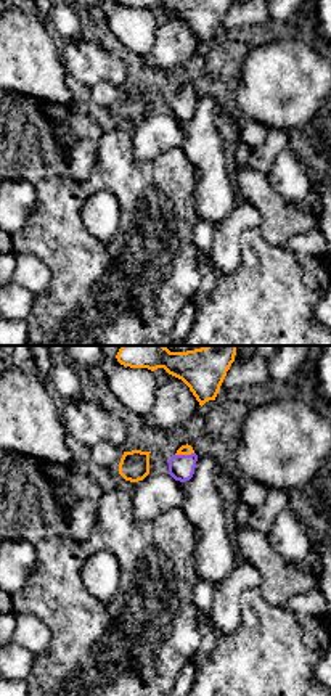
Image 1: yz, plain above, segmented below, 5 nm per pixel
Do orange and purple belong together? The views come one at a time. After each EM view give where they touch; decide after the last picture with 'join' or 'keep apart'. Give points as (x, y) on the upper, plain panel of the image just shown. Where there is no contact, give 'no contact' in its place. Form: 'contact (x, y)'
contact (183, 94)

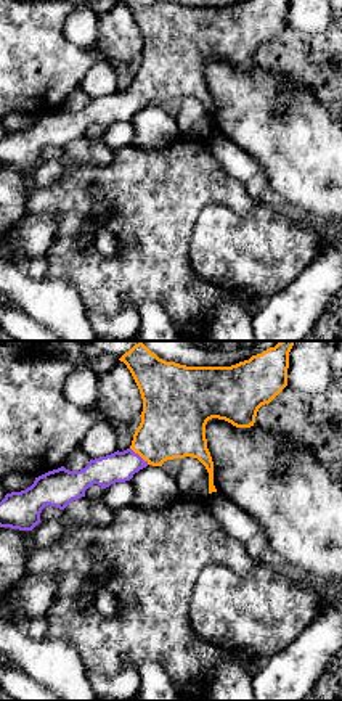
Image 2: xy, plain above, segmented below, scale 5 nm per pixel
contact (140, 95)

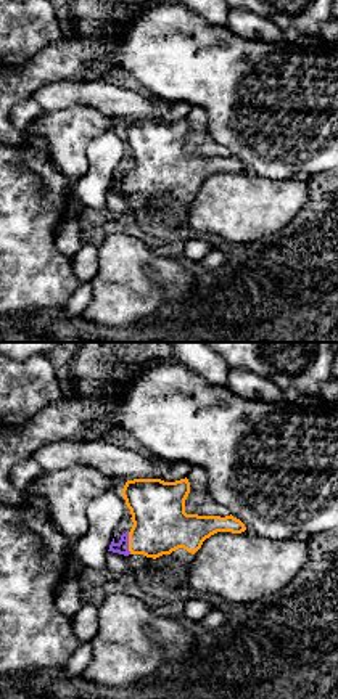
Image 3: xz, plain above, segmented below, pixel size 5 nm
contact (129, 183)

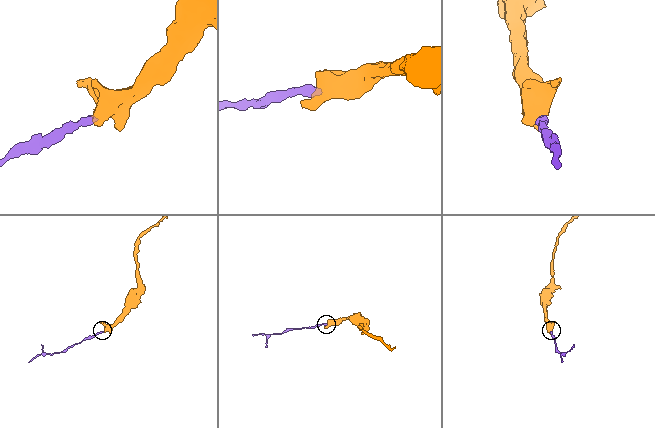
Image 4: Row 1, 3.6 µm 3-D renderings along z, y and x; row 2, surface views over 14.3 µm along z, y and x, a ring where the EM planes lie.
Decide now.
join

